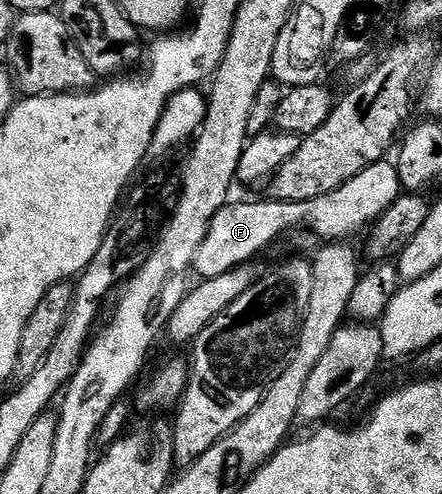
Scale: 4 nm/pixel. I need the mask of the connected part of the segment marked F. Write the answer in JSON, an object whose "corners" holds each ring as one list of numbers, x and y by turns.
{"corners":[[382,160,371,164,367,168,363,168,363,172,359,172,359,176,347,180,347,184,343,184,315,200,303,200,302,202,275,202,272,200,264,200,265,202,230,201,215,216,215,220,211,222,211,228,207,232,207,240,203,240,203,244,199,246,199,252,193,261,193,270,196,277,201,280,223,276,223,272,231,272,249,264,249,261,256,254,263,253,272,242,279,241,288,230,297,230,300,226,305,230,314,230,319,237,325,238,321,240,348,239,350,236,353,236,349,234,359,233,364,226,366,228,372,227,378,218,382,218,385,215,387,208,391,208,391,204,395,204,395,200,401,197,402,193,396,165,392,161]]}

